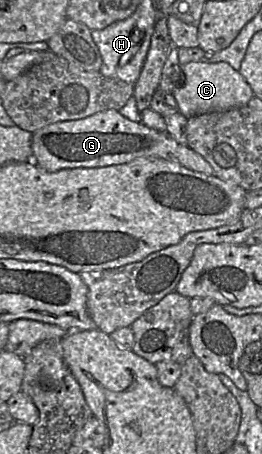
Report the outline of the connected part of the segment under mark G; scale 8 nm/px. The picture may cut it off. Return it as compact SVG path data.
M105 110L83 119L59 121L32 133L33 161L41 169L97 168L124 164L139 157L158 157L207 175L214 174L211 165L188 145L176 142L167 132L159 132L142 122L133 122L118 110Z

